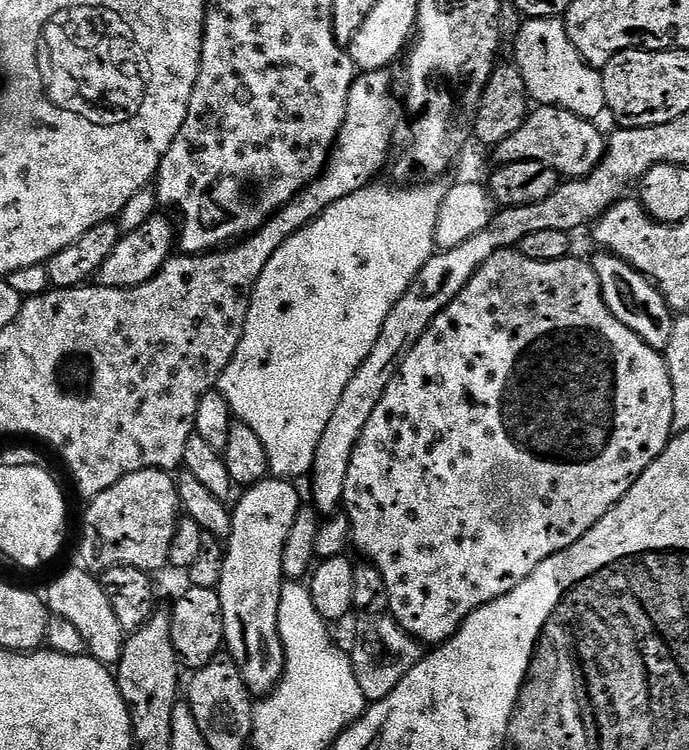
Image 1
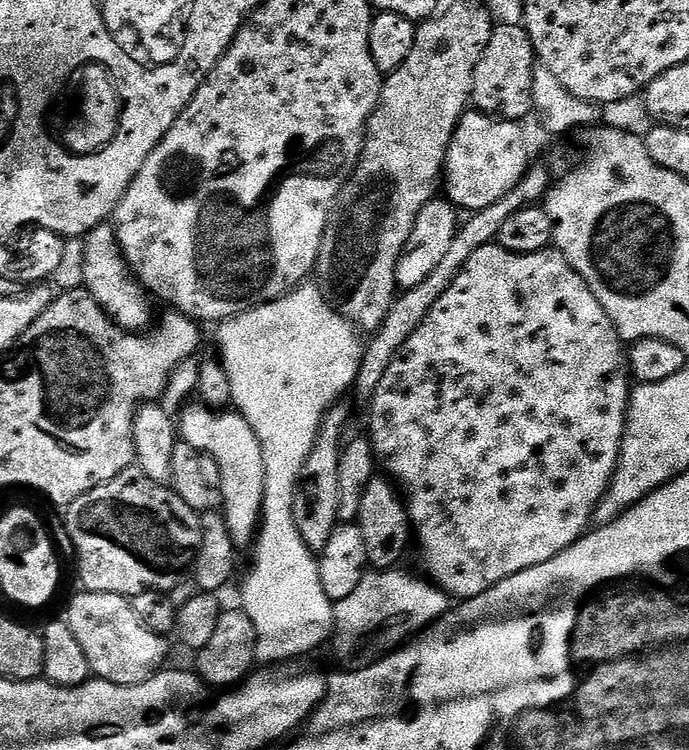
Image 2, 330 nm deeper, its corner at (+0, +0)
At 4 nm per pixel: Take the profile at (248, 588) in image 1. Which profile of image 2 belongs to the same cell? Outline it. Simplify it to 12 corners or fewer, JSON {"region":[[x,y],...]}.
{"region":[[187,405],[178,430],[218,463],[230,538],[262,522],[261,442],[240,413]]}

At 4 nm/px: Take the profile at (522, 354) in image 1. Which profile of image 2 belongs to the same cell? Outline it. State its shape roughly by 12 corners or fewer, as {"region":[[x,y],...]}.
{"region":[[493,242],[366,436],[460,602],[589,531],[620,335]]}

